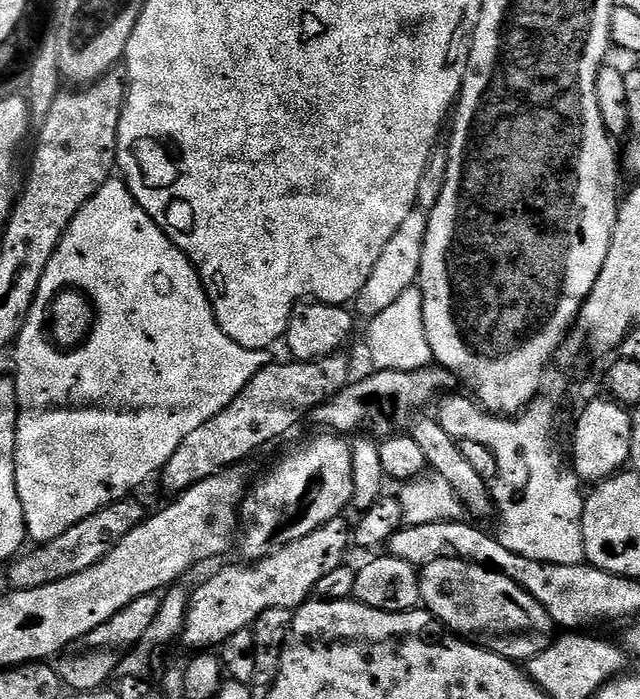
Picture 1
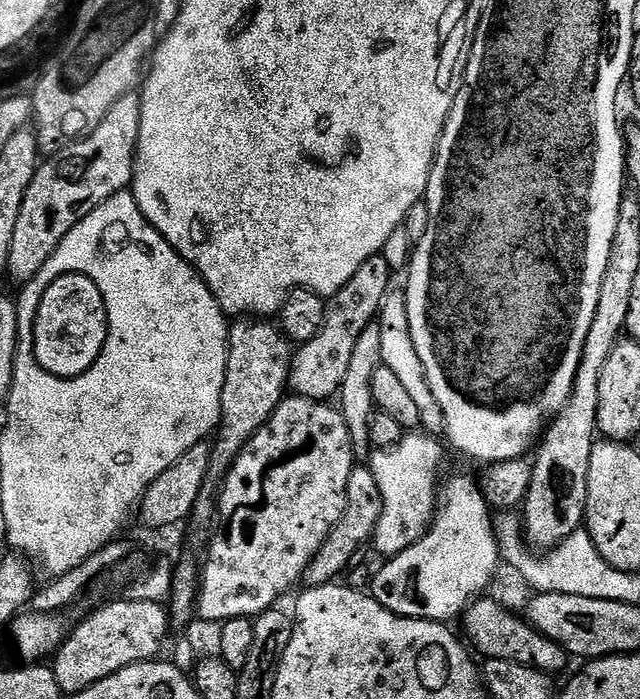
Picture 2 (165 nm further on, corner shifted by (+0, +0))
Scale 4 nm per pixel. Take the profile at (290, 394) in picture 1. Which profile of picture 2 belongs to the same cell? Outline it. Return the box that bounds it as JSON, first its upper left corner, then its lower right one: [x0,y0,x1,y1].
[288,254,394,401]

